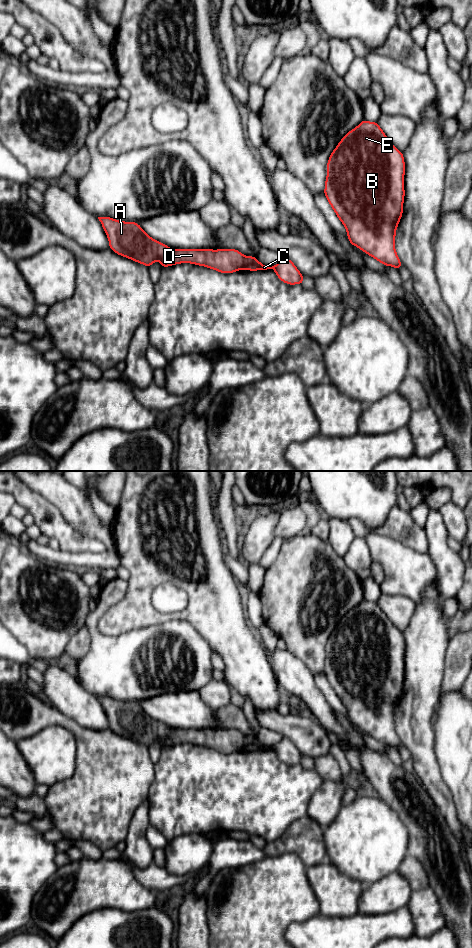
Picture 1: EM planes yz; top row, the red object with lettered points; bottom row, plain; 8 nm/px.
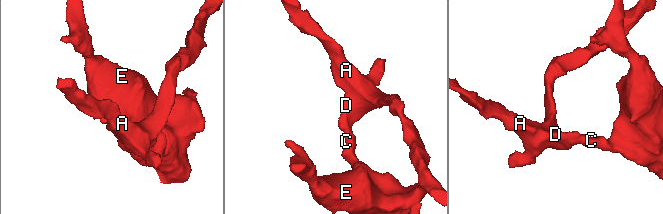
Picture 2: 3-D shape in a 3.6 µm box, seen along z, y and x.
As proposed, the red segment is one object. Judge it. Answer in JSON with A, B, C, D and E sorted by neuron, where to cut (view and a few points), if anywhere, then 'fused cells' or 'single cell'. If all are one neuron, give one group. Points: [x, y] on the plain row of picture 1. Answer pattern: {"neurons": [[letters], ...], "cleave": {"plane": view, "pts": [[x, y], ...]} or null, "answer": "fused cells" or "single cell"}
{"neurons": [["A", "D"], ["B", "C", "E"]], "cleave": {"plane": "yz", "pts": [[245, 736], [243, 748]]}, "answer": "fused cells"}

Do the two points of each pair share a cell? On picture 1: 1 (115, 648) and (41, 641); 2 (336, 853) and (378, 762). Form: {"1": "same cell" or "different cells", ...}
{"1": "different cells", "2": "different cells"}

